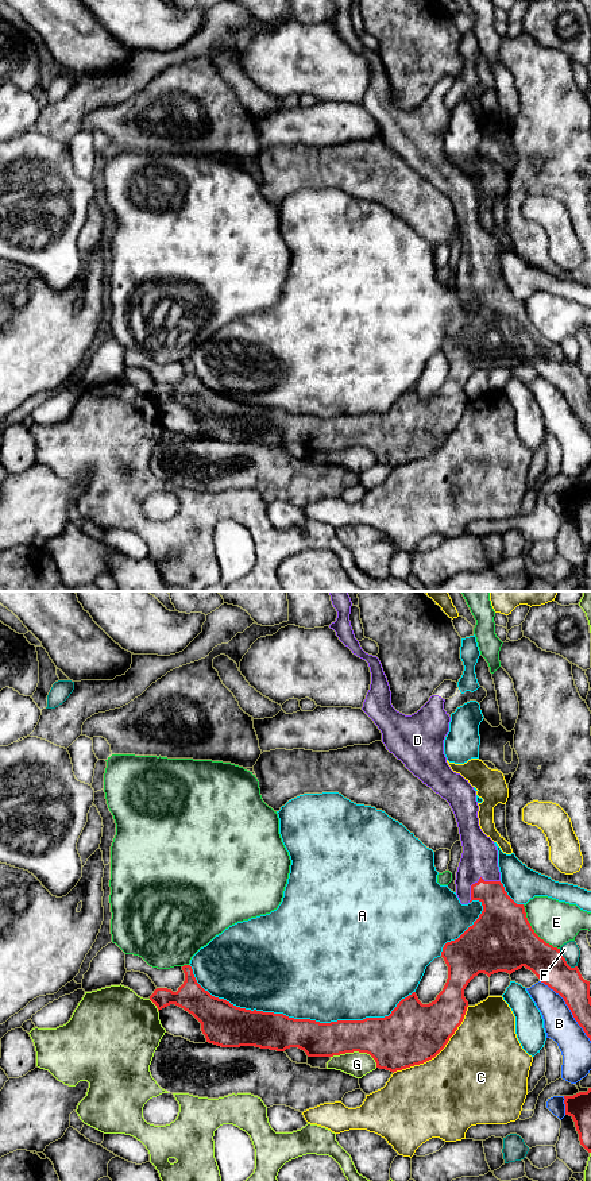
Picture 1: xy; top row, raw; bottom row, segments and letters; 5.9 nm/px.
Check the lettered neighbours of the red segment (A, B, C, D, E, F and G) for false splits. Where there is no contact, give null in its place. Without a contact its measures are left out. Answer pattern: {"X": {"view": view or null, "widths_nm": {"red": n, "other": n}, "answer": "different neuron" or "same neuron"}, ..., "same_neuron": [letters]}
{"A": {"view": "xy", "widths_nm": {"red": 220, "other": 500}, "answer": "different neuron"}, "B": {"view": "xy", "widths_nm": {"red": 190, "other": 190}, "answer": "different neuron"}, "C": {"view": "xy", "widths_nm": {"red": 360, "other": 500}, "answer": "different neuron"}, "D": {"view": "xy", "widths_nm": {"red": 240, "other": 220}, "answer": "same neuron"}, "E": {"view": "xy", "widths_nm": {"red": 380, "other": 260}, "answer": "different neuron"}, "F": {"view": "xy", "widths_nm": {"red": 220, "other": 110}, "answer": "different neuron"}, "G": {"view": "xy", "widths_nm": {"red": 320, "other": 150}, "answer": "different neuron"}, "same_neuron": ["D"]}

